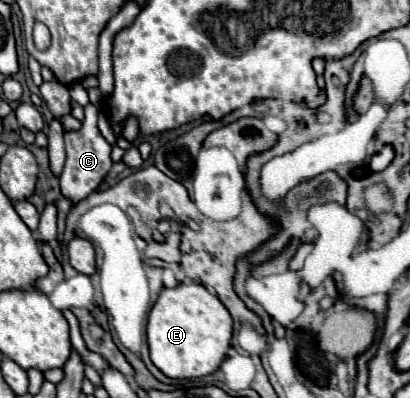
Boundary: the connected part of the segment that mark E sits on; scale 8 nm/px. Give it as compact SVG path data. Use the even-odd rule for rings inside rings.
M195 281L161 289L147 321L147 345L153 365L171 379L205 377L219 369L231 347L233 321L217 295Z

